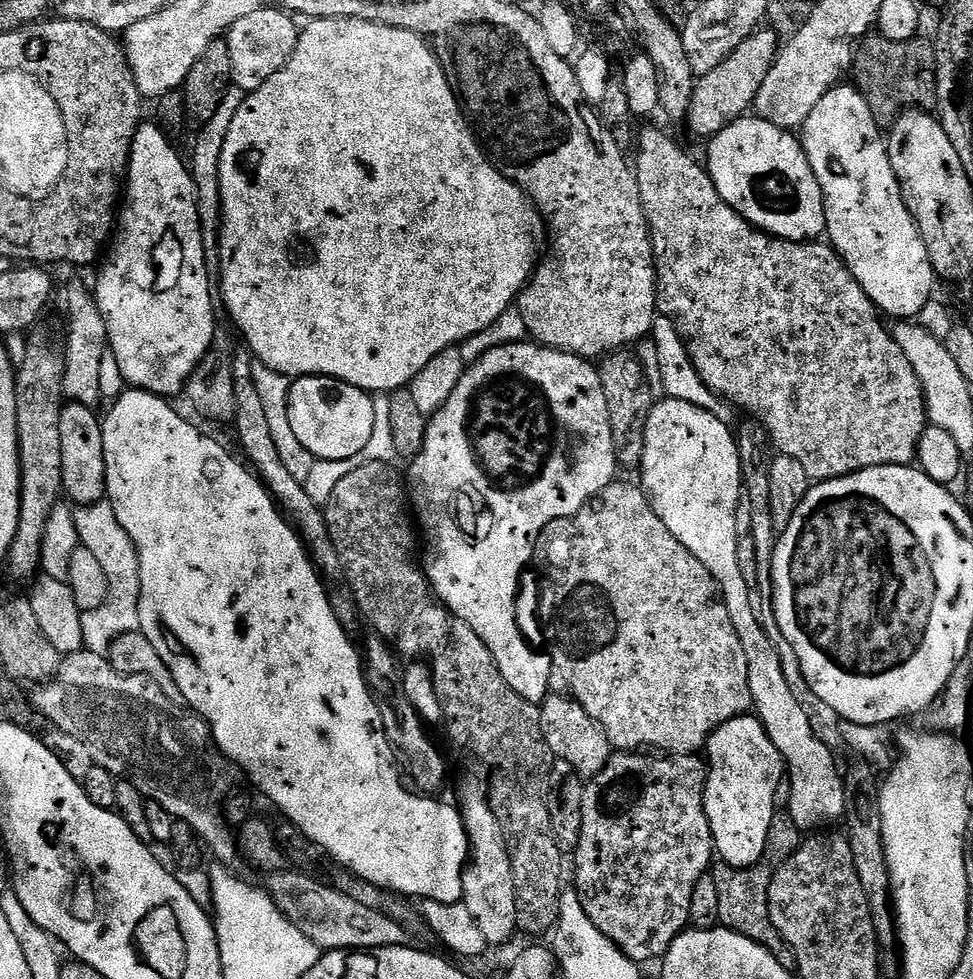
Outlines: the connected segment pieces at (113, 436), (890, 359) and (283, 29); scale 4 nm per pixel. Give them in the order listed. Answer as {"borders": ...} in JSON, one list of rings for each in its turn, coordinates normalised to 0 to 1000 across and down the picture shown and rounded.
{"borders":[[[[129,398],[114,410],[112,417],[115,418],[112,419],[111,426],[108,424],[105,429],[105,460],[109,464],[109,510],[117,517],[117,525],[121,527],[121,533],[125,533],[125,541],[134,545],[142,562],[146,586],[142,644],[150,652],[154,652],[154,660],[158,660],[158,664],[162,664],[162,672],[171,676],[179,697],[183,697],[183,705],[187,705],[190,720],[213,737],[222,763],[229,768],[231,777],[238,779],[239,776],[255,792],[256,799],[288,828],[287,832],[306,844],[306,848],[310,848],[310,852],[314,852],[319,860],[329,865],[336,877],[368,893],[368,897],[376,897],[376,901],[384,901],[384,905],[398,907],[400,911],[416,917],[432,915],[433,920],[474,922],[477,917],[477,889],[483,878],[483,867],[473,826],[451,821],[448,815],[441,815],[427,808],[418,809],[411,802],[413,793],[409,788],[409,773],[393,742],[386,715],[378,704],[371,667],[367,659],[366,662],[362,659],[363,651],[344,630],[338,602],[333,602],[334,593],[322,576],[318,562],[304,539],[294,530],[293,524],[271,494],[254,478],[255,483],[222,450],[221,444],[208,443],[183,427],[170,406],[160,404],[157,400]]],[[[658,131],[653,140],[653,150],[652,175],[666,238],[670,241],[670,263],[674,265],[674,318],[677,322],[689,325],[693,337],[697,337],[707,356],[713,378],[717,378],[721,390],[730,394],[735,404],[747,409],[762,422],[769,421],[765,423],[778,429],[793,448],[794,459],[801,465],[817,468],[828,479],[831,491],[859,490],[863,486],[873,486],[912,474],[940,475],[946,448],[950,438],[955,436],[950,399],[943,390],[943,382],[939,382],[939,376],[935,374],[935,370],[931,370],[931,362],[927,362],[927,353],[923,353],[918,345],[914,332],[908,331],[910,328],[899,308],[893,304],[890,296],[886,296],[886,292],[882,292],[867,267],[860,261],[859,254],[847,247],[800,245],[788,237],[774,233],[741,202],[727,171],[720,164],[718,168],[713,160],[706,159],[680,132]]],[[[268,6],[261,10],[261,14],[245,18],[245,22],[240,22],[240,27],[234,30],[232,40],[236,47],[237,85],[242,89],[244,86],[249,92],[248,95],[254,96],[265,92],[269,84],[286,76],[286,72],[290,72],[294,63],[298,63],[298,55],[302,55],[302,47],[309,34],[306,25],[304,29],[303,22],[305,23],[299,15],[286,14],[283,7]]]]}

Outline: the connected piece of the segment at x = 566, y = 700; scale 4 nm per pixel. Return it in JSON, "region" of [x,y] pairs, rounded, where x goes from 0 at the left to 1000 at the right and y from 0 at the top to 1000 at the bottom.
{"region":[[[564,710],[558,719],[554,720],[555,741],[559,747],[559,756],[563,760],[564,769],[571,772],[580,780],[589,784],[591,792],[596,795],[614,793],[625,781],[631,771],[629,760],[623,754],[619,742],[602,729],[600,722],[587,710]]]}

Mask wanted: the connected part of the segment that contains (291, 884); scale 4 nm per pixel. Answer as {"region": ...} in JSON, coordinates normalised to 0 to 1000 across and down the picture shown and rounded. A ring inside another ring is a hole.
{"region":[[[292,889],[287,893],[276,894],[274,899],[273,910],[288,926],[288,931],[330,970],[385,970],[409,968],[416,963],[417,953],[412,944],[397,938],[397,934],[388,934],[388,930],[379,930],[378,926],[363,921],[356,917],[356,913],[347,913],[328,898],[303,889]]]}

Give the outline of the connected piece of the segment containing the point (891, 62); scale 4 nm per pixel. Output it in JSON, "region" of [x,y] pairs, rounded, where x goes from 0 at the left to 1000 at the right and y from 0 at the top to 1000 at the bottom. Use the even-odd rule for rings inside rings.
{"region":[[[893,35],[883,42],[874,70],[878,89],[890,100],[901,127],[916,129],[928,114],[958,112],[962,108],[962,46],[942,35],[936,41],[916,41]]]}

